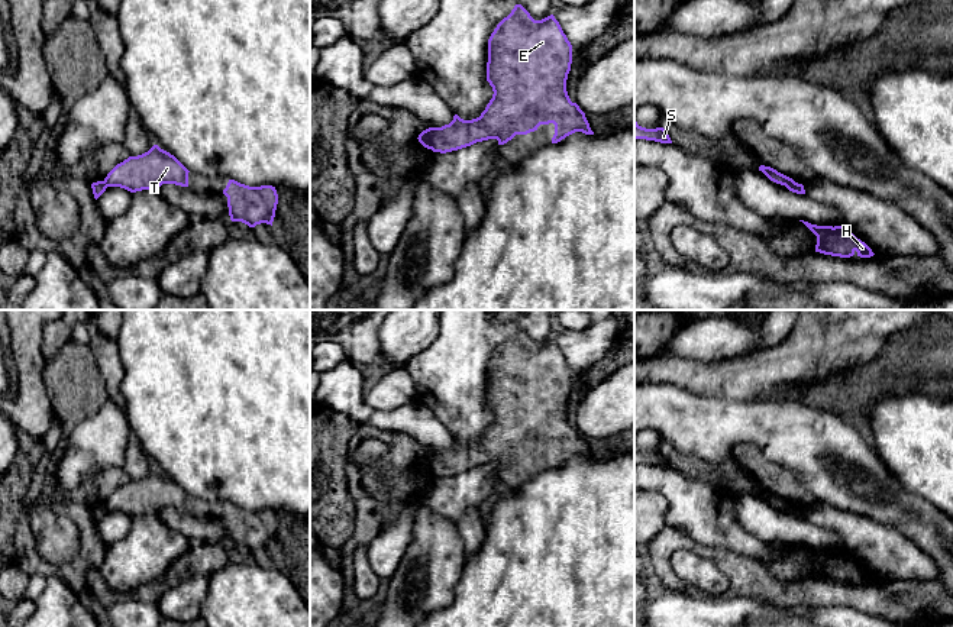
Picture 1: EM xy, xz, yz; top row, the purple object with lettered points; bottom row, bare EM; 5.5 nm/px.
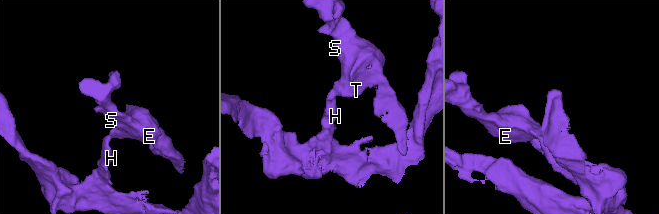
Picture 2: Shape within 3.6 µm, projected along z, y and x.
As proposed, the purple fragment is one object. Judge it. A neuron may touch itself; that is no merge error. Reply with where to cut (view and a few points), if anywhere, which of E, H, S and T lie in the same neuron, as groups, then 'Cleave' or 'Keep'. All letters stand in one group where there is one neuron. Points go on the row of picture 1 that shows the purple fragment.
Split along xz (425, 131), (432, 148). Groups: E S T / H. Cleave

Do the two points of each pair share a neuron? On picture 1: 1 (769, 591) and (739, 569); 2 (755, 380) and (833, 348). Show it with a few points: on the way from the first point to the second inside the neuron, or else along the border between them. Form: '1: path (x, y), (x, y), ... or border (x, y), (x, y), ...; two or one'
1: path (762, 585), (746, 575); one
2: path (774, 369), (814, 348); one

